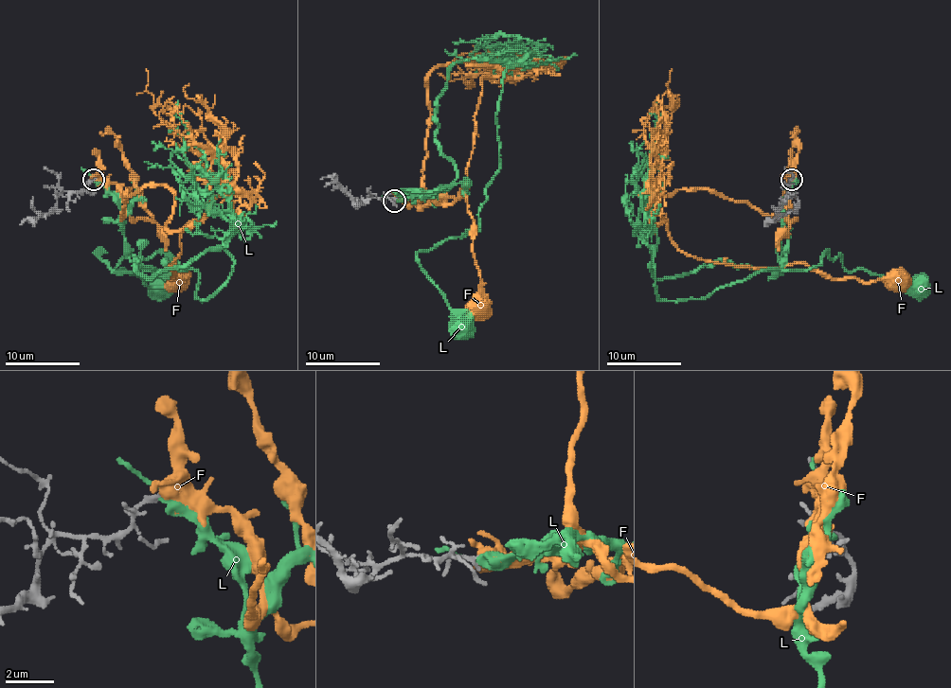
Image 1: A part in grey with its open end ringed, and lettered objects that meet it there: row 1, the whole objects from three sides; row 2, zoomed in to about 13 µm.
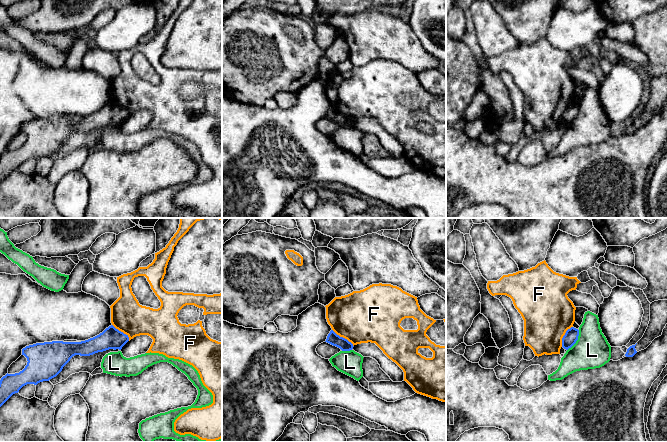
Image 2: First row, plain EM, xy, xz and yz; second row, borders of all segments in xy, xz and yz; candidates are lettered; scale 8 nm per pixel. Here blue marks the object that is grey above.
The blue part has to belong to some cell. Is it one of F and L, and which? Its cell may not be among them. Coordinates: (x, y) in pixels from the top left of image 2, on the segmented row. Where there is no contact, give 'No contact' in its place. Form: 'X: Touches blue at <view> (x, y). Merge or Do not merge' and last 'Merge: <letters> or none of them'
F: Touches blue at xz (342, 337). Do not merge
L: Touches blue at yz (577, 339). Do not merge
Merge: none of them

